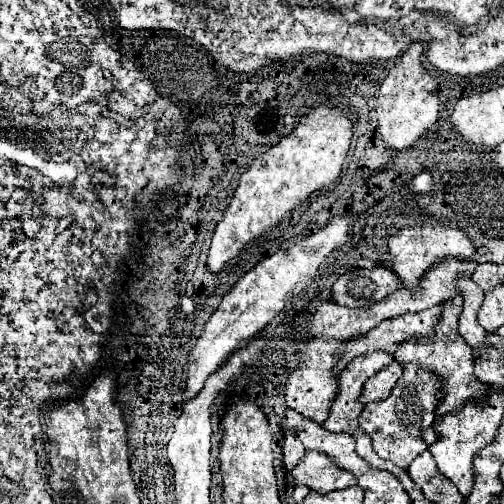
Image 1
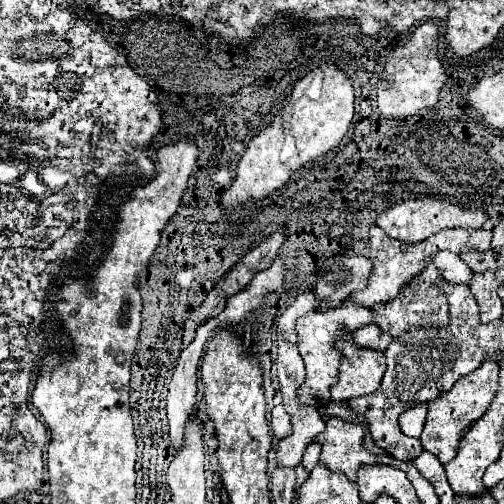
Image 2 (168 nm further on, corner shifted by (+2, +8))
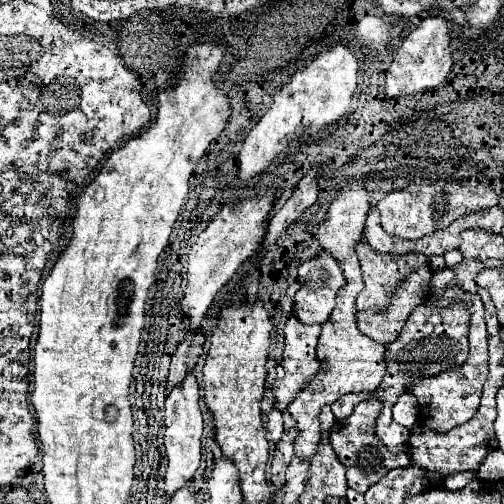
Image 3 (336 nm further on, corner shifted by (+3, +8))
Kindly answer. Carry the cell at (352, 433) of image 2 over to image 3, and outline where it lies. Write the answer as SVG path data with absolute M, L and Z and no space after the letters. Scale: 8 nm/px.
M368 398L364 402L360 402L354 412L344 418L344 420L336 420L332 426L332 434L330 434L330 444L338 456L338 460L344 464L346 468L346 478L348 478L348 486L360 494L364 494L372 484L376 484L382 476L386 476L392 468L400 468L400 466L408 466L410 464L410 456L408 454L392 454L386 450L386 446L376 438L374 432L374 422L376 416L380 414L382 404L376 398Z

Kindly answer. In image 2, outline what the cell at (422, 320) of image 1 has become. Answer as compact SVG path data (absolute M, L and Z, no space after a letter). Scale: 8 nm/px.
M345 300L337 308L331 308L329 312L309 312L297 320L297 324L295 324L297 346L299 346L299 354L305 362L305 372L307 372L305 382L297 390L301 404L321 408L321 406L327 406L331 402L329 400L329 388L337 382L339 360L341 360L339 352L333 350L333 334L341 328L345 328L345 332L355 332L355 328L361 328L361 326L373 324L373 322L375 322L373 312L369 308L355 304L353 300Z

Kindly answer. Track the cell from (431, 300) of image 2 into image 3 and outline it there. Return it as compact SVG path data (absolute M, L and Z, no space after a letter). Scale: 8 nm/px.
M360 242L356 246L356 252L358 252L358 260L360 260L360 266L362 266L362 278L364 278L364 290L358 294L356 298L356 308L358 310L384 310L392 298L392 294L396 292L396 286L400 282L406 280L406 276L410 276L412 272L424 268L424 266L430 266L428 258L422 256L422 254L410 254L410 256L388 256L388 254L378 254L374 252L372 248L368 248L368 244Z

